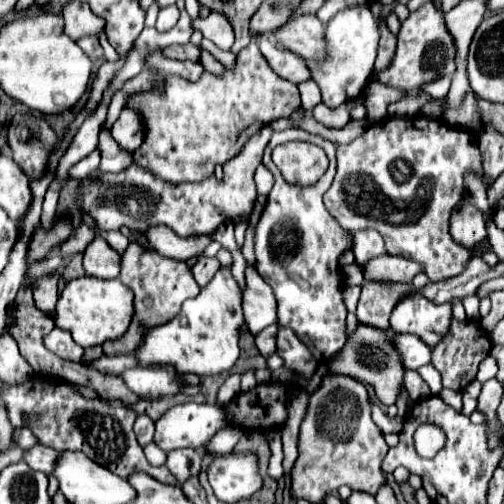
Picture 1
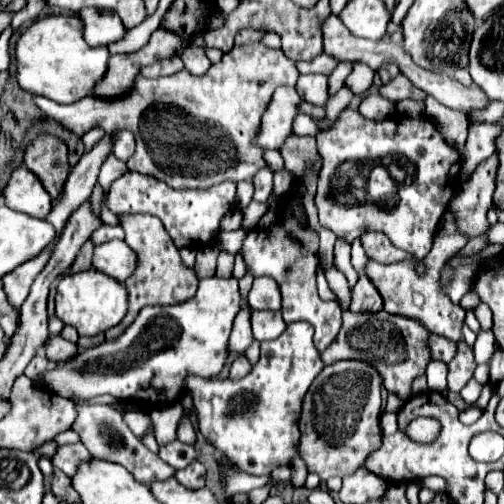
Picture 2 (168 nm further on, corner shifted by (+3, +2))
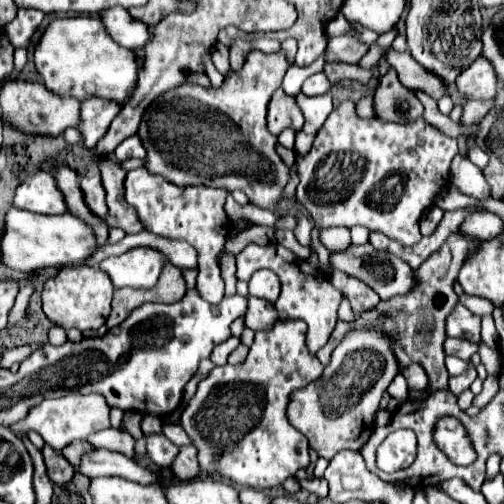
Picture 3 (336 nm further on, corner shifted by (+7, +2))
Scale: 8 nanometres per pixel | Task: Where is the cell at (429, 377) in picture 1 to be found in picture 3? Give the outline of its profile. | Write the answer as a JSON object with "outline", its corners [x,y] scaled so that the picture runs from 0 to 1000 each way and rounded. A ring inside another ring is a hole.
{"outline":[[[889,706],[885,710],[885,730],[889,730],[893,746],[905,746],[905,742],[917,742],[929,730],[929,718],[921,718],[921,714],[905,710],[905,706]]]}

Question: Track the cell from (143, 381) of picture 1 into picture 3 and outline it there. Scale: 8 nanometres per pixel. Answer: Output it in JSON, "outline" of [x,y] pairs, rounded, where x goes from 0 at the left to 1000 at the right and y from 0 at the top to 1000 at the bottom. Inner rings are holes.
{"outline":[[[552,635],[540,655],[508,659],[508,675],[484,722],[448,722],[425,730],[417,746],[393,762],[385,790],[357,825],[361,849],[393,889],[393,913],[401,933],[437,937],[440,944],[480,964],[524,972],[560,960],[567,948],[583,944],[591,929],[607,929],[615,917],[611,873],[567,829],[571,782],[607,770],[619,754],[627,754],[639,742],[639,734],[643,726],[607,690],[607,643],[599,635]]]}

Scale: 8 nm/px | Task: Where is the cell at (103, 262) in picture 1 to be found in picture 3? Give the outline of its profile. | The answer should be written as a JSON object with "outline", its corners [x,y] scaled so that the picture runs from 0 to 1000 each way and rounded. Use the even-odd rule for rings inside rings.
{"outline":[[[278,488],[238,508],[198,520],[198,532],[218,544],[226,571],[302,571],[313,560],[329,508],[306,492]]]}

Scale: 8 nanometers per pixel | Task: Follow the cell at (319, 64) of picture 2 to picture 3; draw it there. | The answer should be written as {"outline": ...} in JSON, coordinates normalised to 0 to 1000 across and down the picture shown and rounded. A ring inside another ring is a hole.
{"outline":[[[667,71],[655,75],[651,95],[647,95],[647,123],[687,123],[687,127],[706,127],[718,107],[726,107],[730,87],[694,75],[694,71]]]}

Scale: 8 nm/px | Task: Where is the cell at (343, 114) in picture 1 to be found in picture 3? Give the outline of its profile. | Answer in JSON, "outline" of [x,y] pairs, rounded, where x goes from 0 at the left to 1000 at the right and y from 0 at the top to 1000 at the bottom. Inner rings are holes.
{"outline":[[[548,179],[532,206],[532,258],[544,270],[552,270],[563,254],[595,262],[599,250],[603,250],[603,230],[587,194],[563,187],[560,179]]]}

